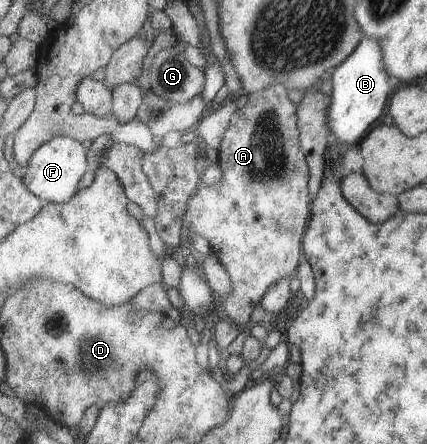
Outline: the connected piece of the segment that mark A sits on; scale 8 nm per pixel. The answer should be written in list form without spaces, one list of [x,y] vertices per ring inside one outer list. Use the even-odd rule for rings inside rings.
[[[283,84],[266,87],[248,95],[247,103],[232,115],[219,151],[222,176],[215,185],[200,184],[197,193],[189,200],[185,214],[186,223],[182,239],[200,235],[210,242],[220,262],[230,273],[233,291],[220,300],[221,314],[232,317],[237,325],[248,326],[254,307],[272,284],[286,277],[296,276],[301,265],[303,238],[313,213],[309,182],[311,170],[307,154],[302,152],[299,129],[298,106],[288,98],[288,89]]]

